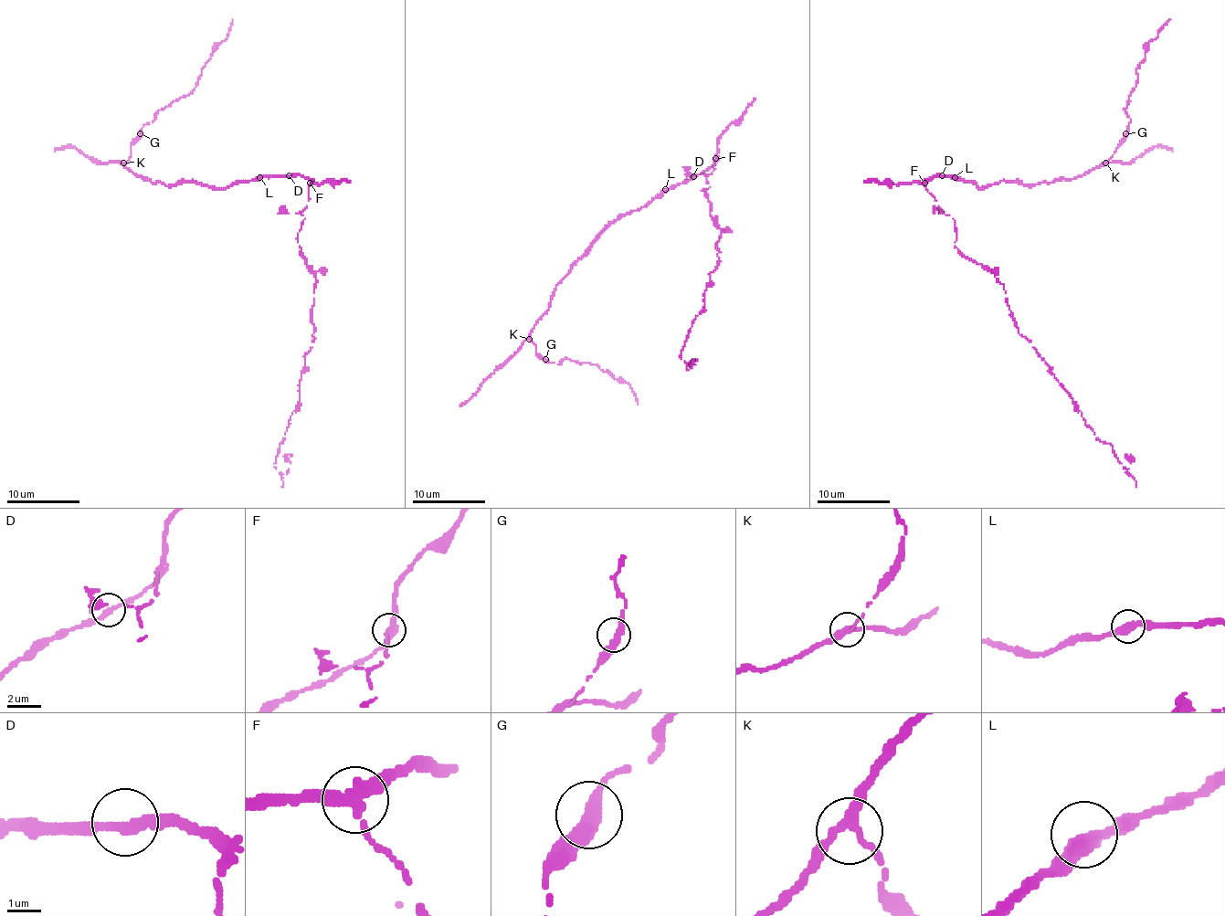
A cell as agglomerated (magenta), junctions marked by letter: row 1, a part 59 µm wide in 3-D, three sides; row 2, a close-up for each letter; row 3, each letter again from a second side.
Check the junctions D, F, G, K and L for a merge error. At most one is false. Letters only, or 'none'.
F

